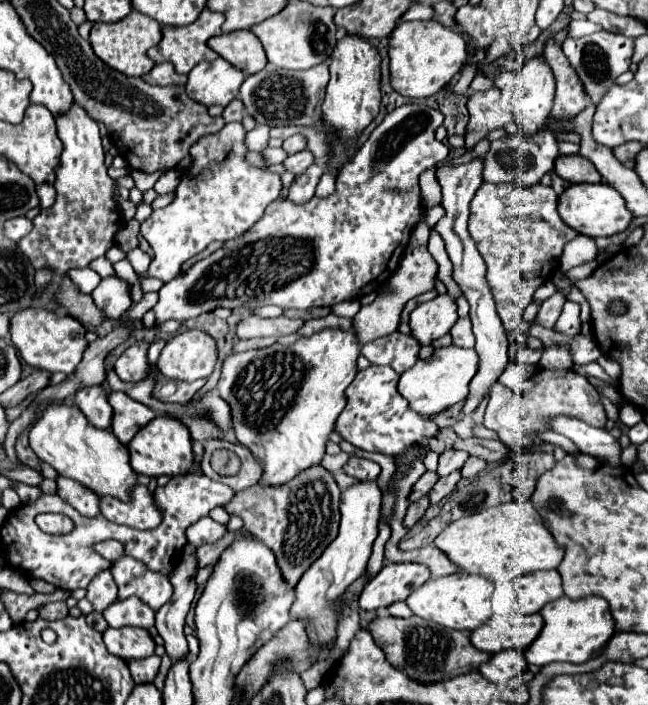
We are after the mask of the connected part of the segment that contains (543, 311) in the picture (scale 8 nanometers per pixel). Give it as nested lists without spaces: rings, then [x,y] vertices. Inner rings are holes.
[[[557,290],[555,294],[540,306],[540,312],[536,316],[536,322],[542,324],[542,326],[546,326],[546,328],[552,328],[556,324],[558,316],[560,316],[560,312],[562,312],[562,306],[564,306],[566,300],[566,297]]]

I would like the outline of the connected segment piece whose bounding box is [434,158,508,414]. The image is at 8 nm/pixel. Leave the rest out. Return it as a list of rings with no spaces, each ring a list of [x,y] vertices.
[[[474,158],[468,164],[460,164],[460,166],[440,166],[436,170],[436,178],[442,186],[442,206],[446,208],[444,218],[434,226],[440,236],[446,242],[446,250],[448,256],[454,264],[454,282],[462,288],[468,304],[470,304],[470,322],[472,322],[472,332],[476,336],[476,354],[480,358],[478,364],[478,372],[470,382],[470,394],[464,402],[462,414],[470,414],[478,408],[478,404],[490,394],[492,384],[500,378],[500,374],[504,372],[504,368],[508,366],[508,338],[506,338],[506,330],[502,328],[502,322],[496,314],[496,306],[494,306],[494,298],[490,294],[490,290],[486,290],[486,280],[482,278],[486,264],[482,262],[482,256],[478,254],[474,240],[470,238],[466,224],[468,224],[468,216],[470,216],[470,200],[474,198],[476,190],[482,184],[482,170],[484,170],[484,158]]]

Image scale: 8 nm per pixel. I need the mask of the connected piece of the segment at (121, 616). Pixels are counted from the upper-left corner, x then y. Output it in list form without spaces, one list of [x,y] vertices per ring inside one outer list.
[[[126,598],[116,600],[106,610],[102,610],[104,620],[110,628],[122,628],[122,626],[140,626],[140,628],[152,628],[154,626],[154,610],[146,606],[140,598]]]

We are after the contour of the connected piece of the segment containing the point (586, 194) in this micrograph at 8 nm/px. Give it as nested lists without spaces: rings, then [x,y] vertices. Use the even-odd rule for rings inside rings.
[[[606,182],[600,184],[570,184],[564,194],[558,200],[558,210],[562,214],[562,220],[574,228],[578,234],[598,238],[598,236],[614,236],[628,228],[632,222],[632,212],[626,208],[626,200],[622,194],[618,194],[614,188],[606,186]]]

